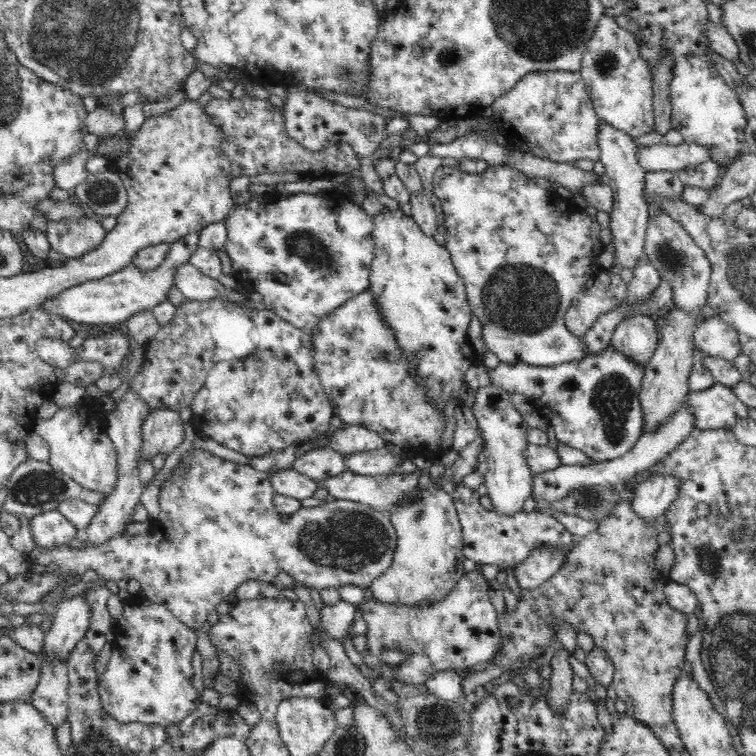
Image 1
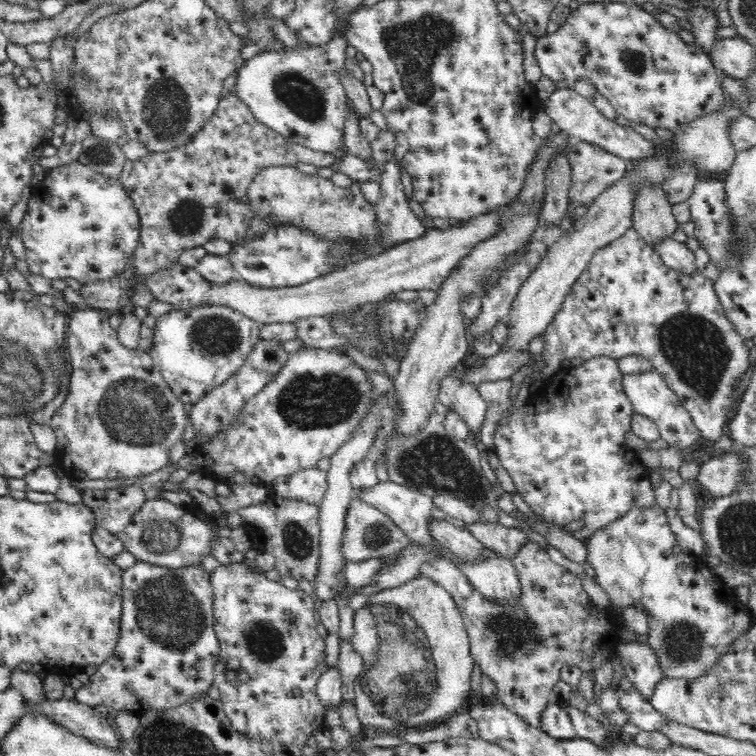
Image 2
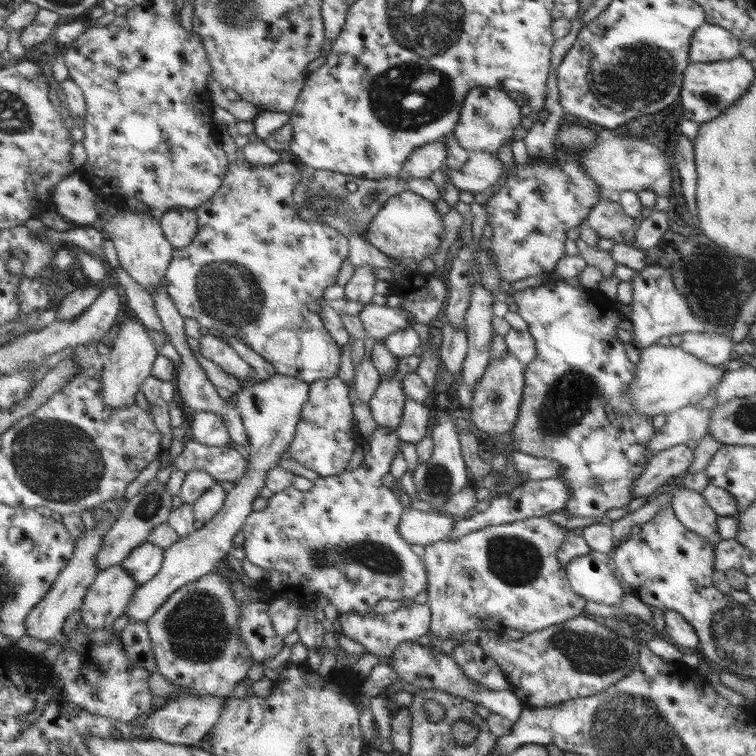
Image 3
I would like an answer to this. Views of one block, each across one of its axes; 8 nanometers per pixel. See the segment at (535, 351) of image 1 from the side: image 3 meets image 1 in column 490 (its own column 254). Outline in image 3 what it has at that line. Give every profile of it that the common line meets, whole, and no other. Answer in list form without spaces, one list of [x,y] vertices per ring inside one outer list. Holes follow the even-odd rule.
[[[243,156],[239,162],[231,164],[221,190],[195,210],[201,222],[201,232],[189,248],[175,252],[169,274],[165,276],[165,288],[185,318],[195,318],[199,326],[207,328],[209,334],[217,338],[237,336],[245,342],[245,346],[253,348],[273,366],[279,362],[295,368],[303,348],[297,324],[305,322],[309,328],[315,328],[305,330],[305,358],[301,358],[301,374],[297,374],[297,378],[313,384],[337,378],[341,368],[341,346],[335,336],[327,332],[325,320],[309,310],[309,302],[319,302],[325,298],[329,288],[337,288],[337,278],[341,278],[341,270],[349,258],[349,240],[339,230],[319,220],[305,220],[299,214],[293,200],[293,192],[299,182],[301,170],[291,162],[253,166]]]

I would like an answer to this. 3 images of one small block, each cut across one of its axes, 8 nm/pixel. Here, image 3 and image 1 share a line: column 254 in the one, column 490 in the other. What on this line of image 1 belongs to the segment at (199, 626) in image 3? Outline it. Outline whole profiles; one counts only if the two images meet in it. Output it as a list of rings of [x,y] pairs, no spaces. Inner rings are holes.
[[[618,498],[616,504],[610,508],[610,514],[600,522],[600,528],[596,532],[588,534],[586,538],[580,538],[574,544],[574,548],[572,548],[566,564],[560,568],[558,574],[554,574],[550,580],[546,580],[546,582],[542,582],[542,584],[538,584],[534,588],[520,588],[520,600],[518,600],[516,608],[514,610],[504,610],[502,614],[496,612],[496,622],[498,622],[498,630],[500,630],[500,646],[498,646],[498,650],[494,650],[494,654],[488,660],[488,664],[494,664],[496,668],[500,668],[504,672],[504,676],[508,676],[508,682],[512,682],[510,678],[522,678],[520,670],[524,670],[524,672],[530,670],[530,662],[534,662],[536,658],[540,658],[544,654],[544,650],[548,646],[552,646],[554,638],[556,638],[556,642],[560,640],[560,630],[570,630],[570,632],[574,632],[574,636],[586,634],[594,642],[594,646],[598,650],[602,650],[608,656],[608,660],[612,662],[612,668],[614,668],[614,682],[612,682],[612,686],[614,686],[618,698],[626,702],[626,708],[628,708],[626,714],[632,716],[636,722],[644,724],[658,738],[658,742],[662,746],[666,746],[670,752],[676,750],[676,752],[682,754],[686,748],[684,748],[684,742],[682,742],[682,738],[680,738],[680,734],[678,734],[678,730],[674,726],[674,688],[676,688],[678,680],[682,680],[682,676],[686,676],[686,672],[684,672],[686,658],[684,656],[686,656],[686,644],[688,644],[690,632],[688,632],[688,616],[682,614],[682,612],[672,610],[666,604],[666,584],[668,584],[668,578],[662,572],[656,570],[656,556],[658,556],[658,550],[660,550],[658,548],[660,544],[658,544],[658,532],[656,532],[656,518],[658,516],[642,516],[642,514],[638,514],[632,502]]]

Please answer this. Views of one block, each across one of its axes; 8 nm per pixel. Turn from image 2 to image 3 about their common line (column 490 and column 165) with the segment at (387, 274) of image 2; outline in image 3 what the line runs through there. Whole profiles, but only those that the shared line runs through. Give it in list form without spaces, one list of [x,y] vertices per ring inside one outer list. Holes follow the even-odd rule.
[[[169,210],[161,216],[161,226],[175,250],[189,248],[201,232],[201,222],[195,210]]]

